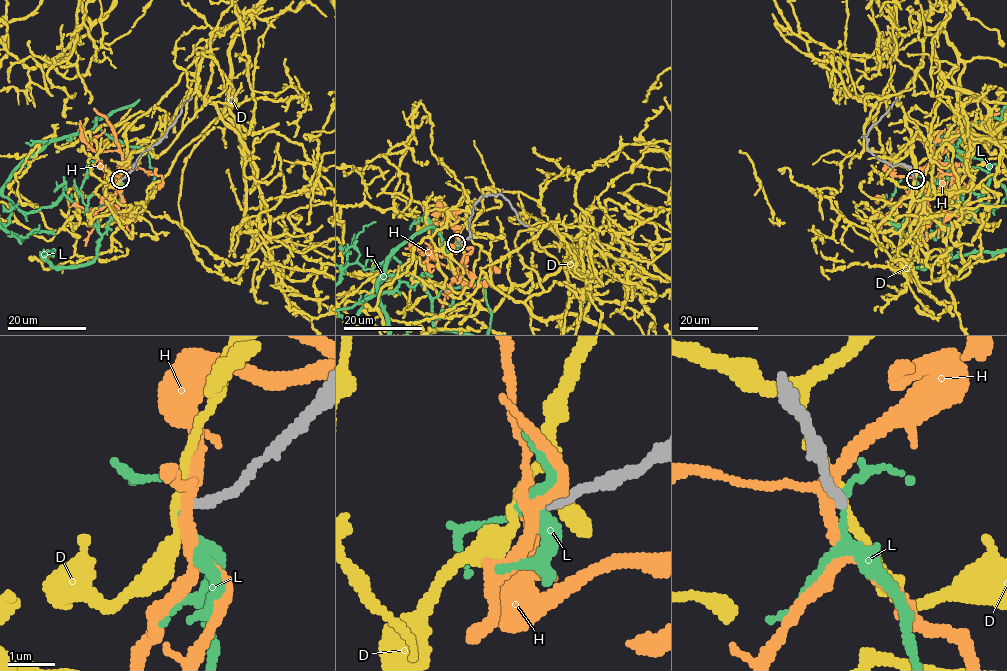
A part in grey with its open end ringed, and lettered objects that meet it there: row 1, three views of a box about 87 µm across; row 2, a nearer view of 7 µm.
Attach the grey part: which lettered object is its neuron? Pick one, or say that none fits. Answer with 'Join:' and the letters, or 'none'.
Join: none

